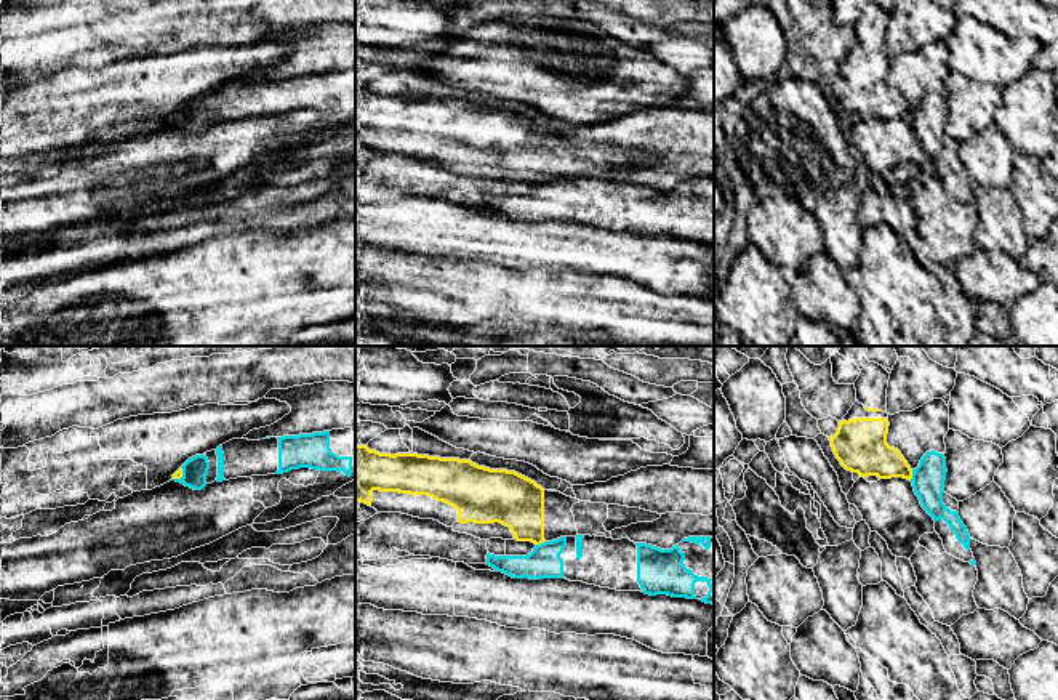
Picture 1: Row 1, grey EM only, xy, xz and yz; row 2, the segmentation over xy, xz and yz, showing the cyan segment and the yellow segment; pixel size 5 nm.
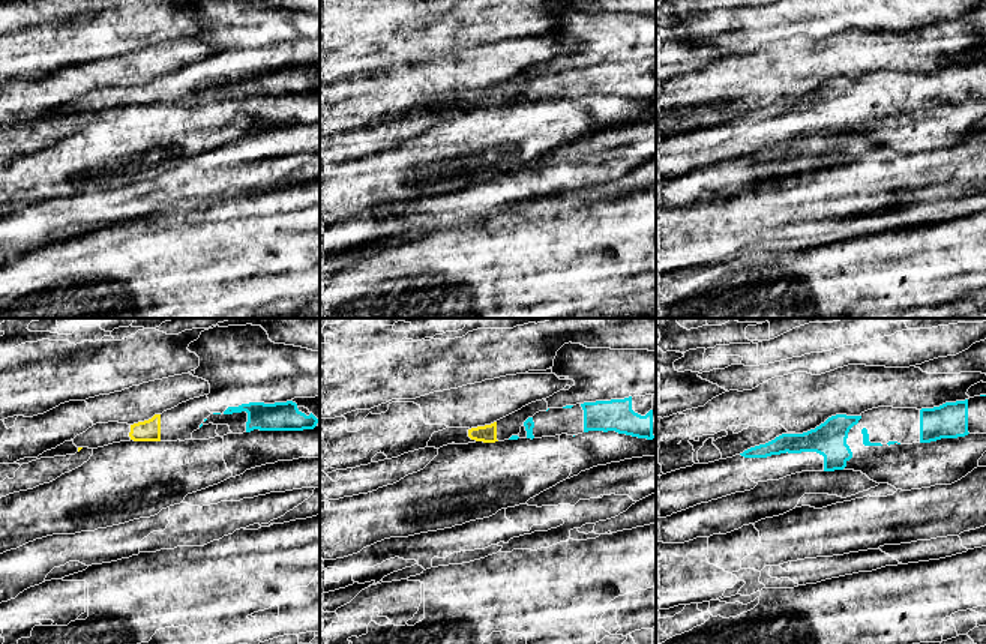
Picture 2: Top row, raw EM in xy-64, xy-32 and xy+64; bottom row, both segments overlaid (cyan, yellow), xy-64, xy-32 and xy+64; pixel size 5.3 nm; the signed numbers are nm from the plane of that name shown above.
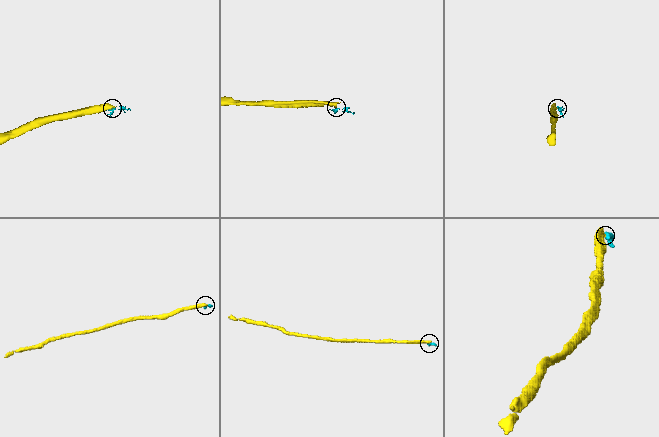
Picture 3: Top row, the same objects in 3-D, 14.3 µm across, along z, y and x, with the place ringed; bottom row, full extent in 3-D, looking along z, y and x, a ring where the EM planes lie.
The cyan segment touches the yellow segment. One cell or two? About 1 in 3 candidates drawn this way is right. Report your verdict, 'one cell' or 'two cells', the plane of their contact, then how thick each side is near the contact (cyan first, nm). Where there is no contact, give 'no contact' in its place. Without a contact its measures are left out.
two cells | yz | 160/220 nm

